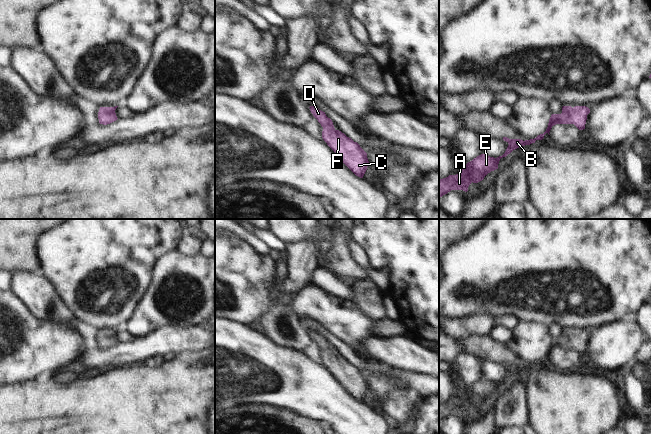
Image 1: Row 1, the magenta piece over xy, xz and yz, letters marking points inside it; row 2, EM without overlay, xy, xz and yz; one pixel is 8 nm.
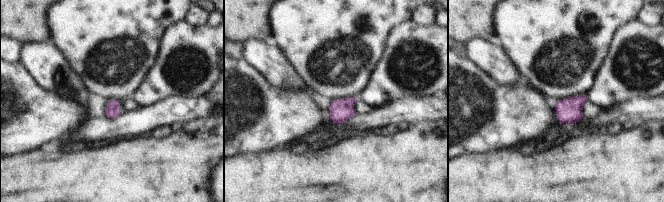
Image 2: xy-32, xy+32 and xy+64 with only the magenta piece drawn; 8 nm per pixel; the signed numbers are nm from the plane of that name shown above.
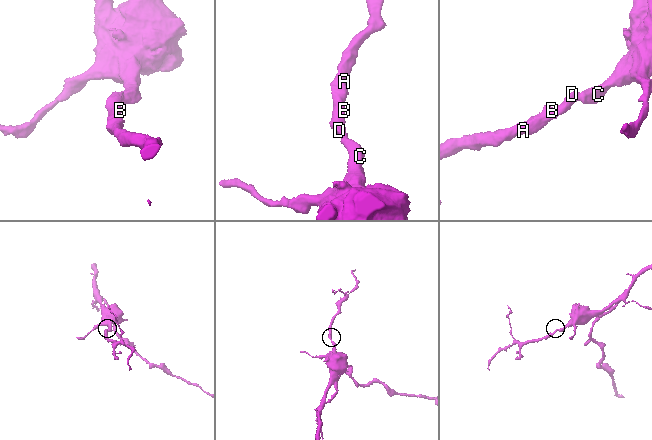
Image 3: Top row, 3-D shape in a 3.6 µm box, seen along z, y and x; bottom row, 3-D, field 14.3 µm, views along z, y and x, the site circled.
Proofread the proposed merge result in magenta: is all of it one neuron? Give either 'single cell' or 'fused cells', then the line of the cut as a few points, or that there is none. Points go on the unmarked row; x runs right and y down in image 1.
single cell; no cut

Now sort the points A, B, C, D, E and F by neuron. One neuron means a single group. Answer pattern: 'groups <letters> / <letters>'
groups A B C D E F

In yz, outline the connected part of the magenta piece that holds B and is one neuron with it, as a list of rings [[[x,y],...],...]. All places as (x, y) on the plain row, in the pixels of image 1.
[[[563,330],[561,338],[552,338],[548,351],[543,358],[538,359],[534,363],[521,364],[521,363],[509,363],[503,361],[509,369],[502,380],[497,382],[481,378],[474,382],[467,388],[463,388],[461,395],[456,399],[449,399],[446,402],[439,403],[439,422],[447,418],[451,414],[463,414],[468,415],[469,409],[478,407],[484,403],[484,401],[498,393],[498,388],[501,382],[506,381],[513,374],[520,370],[530,369],[535,367],[536,364],[542,364],[546,357],[549,358],[551,352],[556,348],[574,348],[579,354],[585,353],[587,339],[590,337],[590,333],[586,330]]]

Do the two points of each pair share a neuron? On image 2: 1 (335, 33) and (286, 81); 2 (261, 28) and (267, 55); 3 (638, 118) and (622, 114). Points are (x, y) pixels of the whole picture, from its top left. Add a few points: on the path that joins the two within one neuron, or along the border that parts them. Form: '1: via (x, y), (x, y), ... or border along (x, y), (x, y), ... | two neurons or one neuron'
1: border along (283, 51), (308, 87) | two neurons
2: border along (271, 40), (247, 40), (244, 43) | two neurons
3: via (634, 114), (626, 114) | one neuron

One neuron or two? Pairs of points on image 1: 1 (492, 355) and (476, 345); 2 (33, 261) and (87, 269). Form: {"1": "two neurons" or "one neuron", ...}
{"1": "one neuron", "2": "two neurons"}

